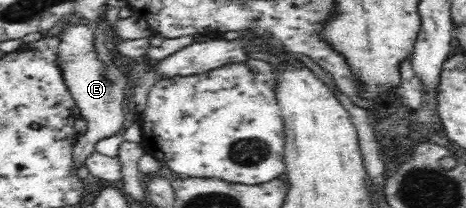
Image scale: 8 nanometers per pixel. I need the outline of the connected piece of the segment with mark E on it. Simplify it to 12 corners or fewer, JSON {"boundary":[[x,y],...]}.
{"boundary":[[65,21],[60,68],[87,121],[77,176],[101,139],[123,129],[127,76],[99,61],[93,29]]}

